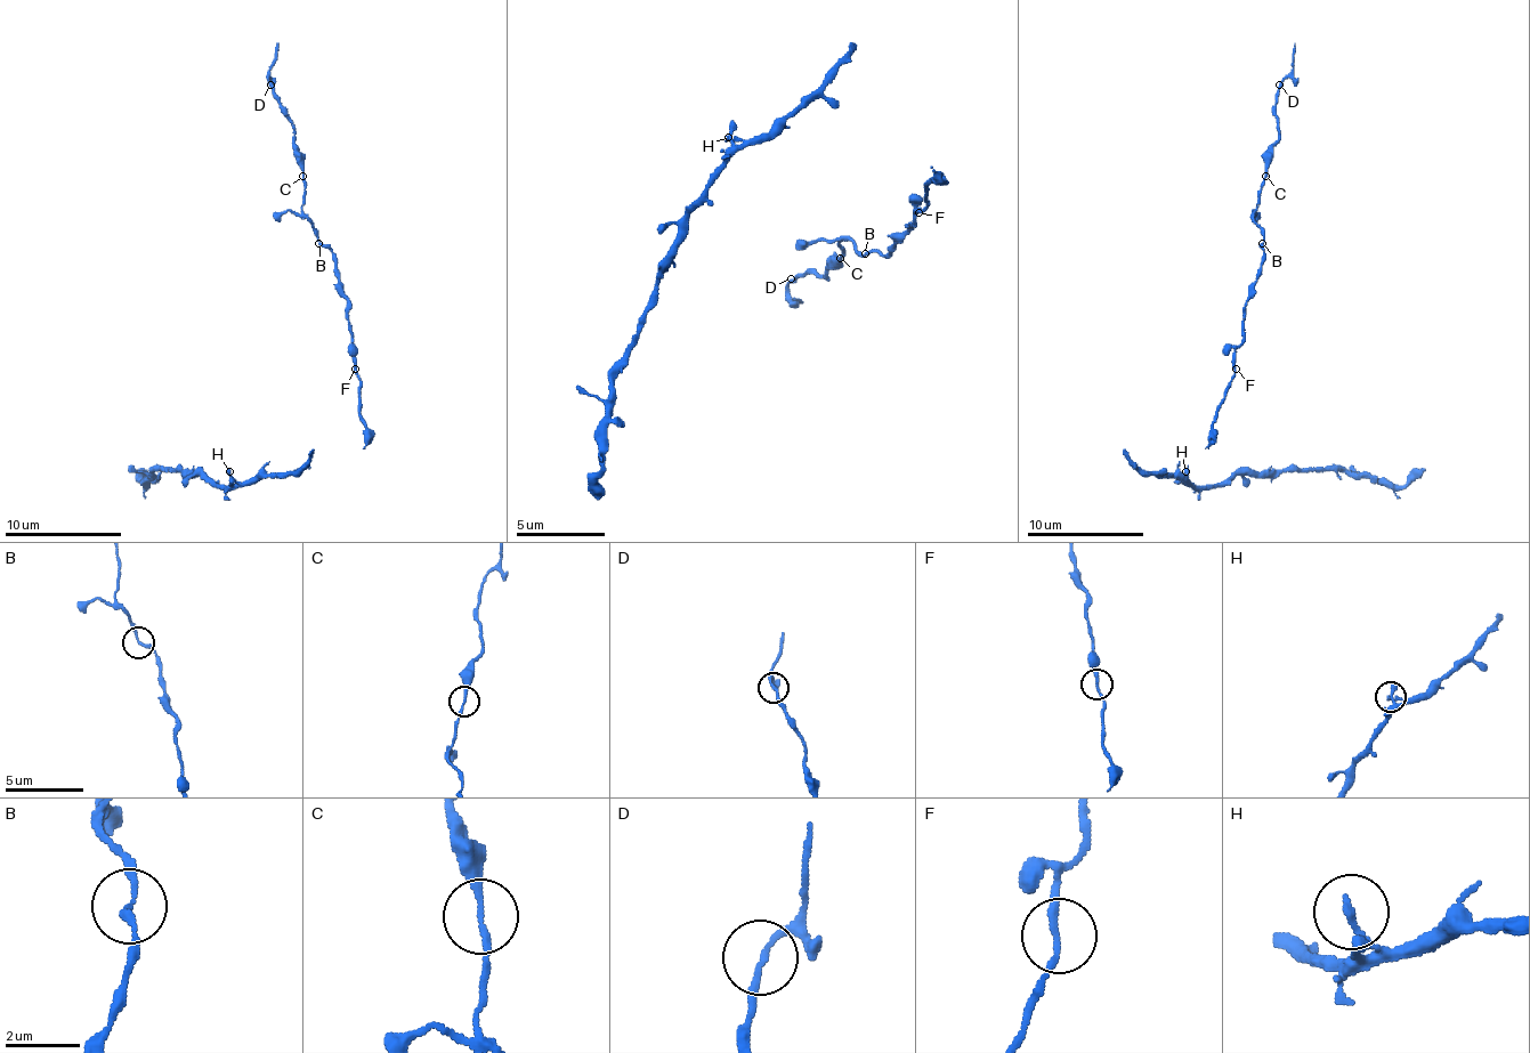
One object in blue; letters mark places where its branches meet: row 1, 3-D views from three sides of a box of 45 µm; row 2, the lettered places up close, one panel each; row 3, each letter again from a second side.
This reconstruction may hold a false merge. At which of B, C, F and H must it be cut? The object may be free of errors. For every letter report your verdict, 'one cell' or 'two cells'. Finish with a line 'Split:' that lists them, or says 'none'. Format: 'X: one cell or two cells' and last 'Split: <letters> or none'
B: one cell
C: one cell
F: one cell
H: one cell
Split: none

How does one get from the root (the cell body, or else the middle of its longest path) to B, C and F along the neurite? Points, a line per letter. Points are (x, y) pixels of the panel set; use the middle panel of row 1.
B: (932, 177), (928, 181), (928, 203), (901, 239), (883, 257), (879, 252), (866, 252)
C: (932, 177), (928, 203), (883, 257), (875, 252), (861, 257), (848, 239), (839, 243), (843, 248), (839, 257)
F: (932, 177), (928, 181), (928, 203), (919, 212)

